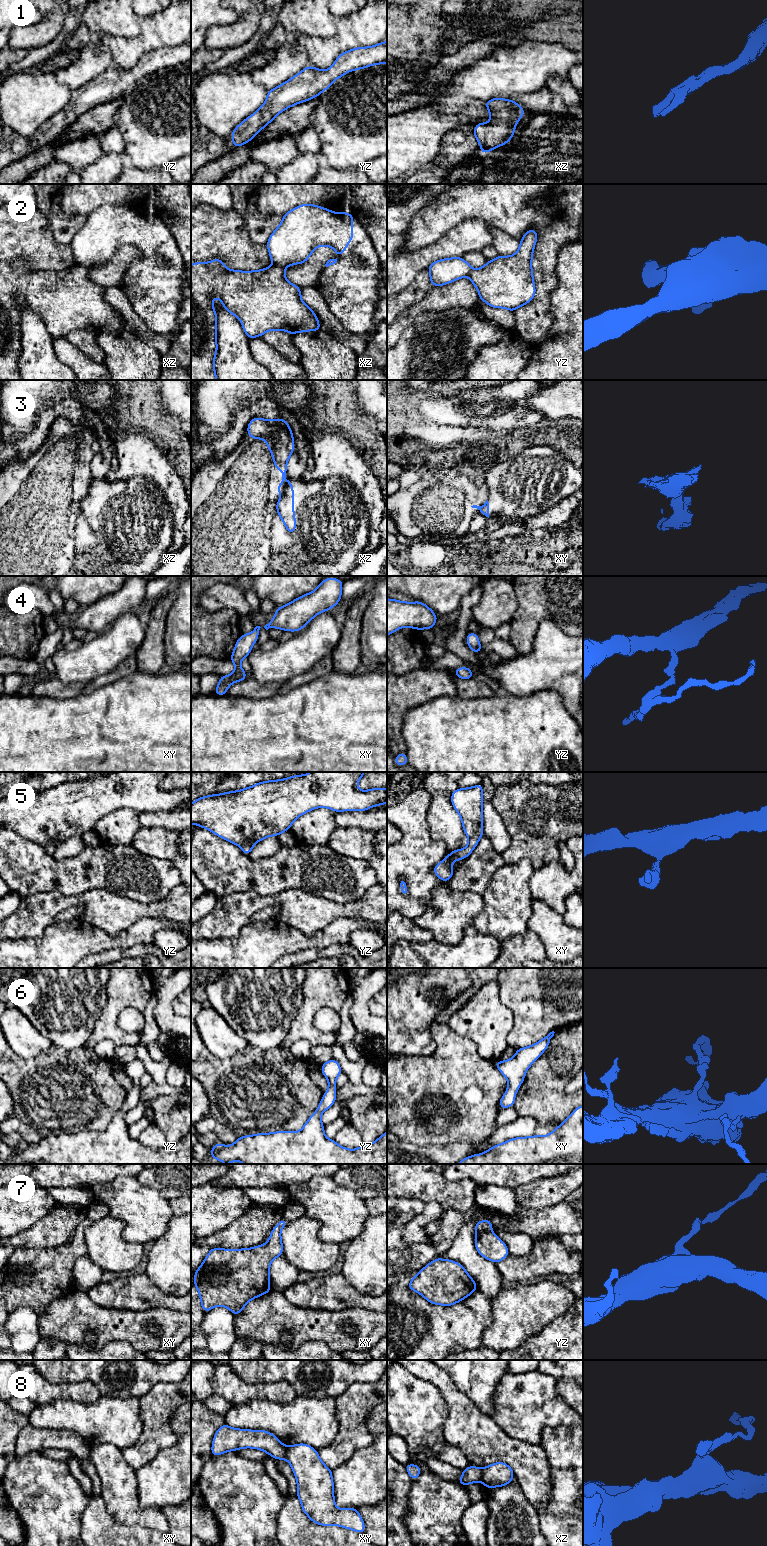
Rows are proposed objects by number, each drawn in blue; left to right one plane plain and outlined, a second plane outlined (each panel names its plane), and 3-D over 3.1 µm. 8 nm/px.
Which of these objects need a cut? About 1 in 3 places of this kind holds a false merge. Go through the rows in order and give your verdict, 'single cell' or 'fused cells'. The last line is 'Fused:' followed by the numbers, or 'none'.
1: single cell
2: fused cells
3: fused cells
4: single cell
5: single cell
6: single cell
7: single cell
8: fused cells
Fused: 2, 3, 8

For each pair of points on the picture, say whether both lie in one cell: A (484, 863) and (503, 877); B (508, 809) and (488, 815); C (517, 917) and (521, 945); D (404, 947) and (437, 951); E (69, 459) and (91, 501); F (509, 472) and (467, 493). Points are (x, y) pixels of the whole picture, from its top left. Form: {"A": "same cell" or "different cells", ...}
{"A": "different cells", "B": "different cells", "C": "different cells", "D": "different cells", "E": "different cells", "F": "different cells"}

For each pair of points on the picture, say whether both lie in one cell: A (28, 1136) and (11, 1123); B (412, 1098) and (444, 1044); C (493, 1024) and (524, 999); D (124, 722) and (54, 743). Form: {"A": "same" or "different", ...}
{"A": "same", "B": "same", "C": "different", "D": "same"}

